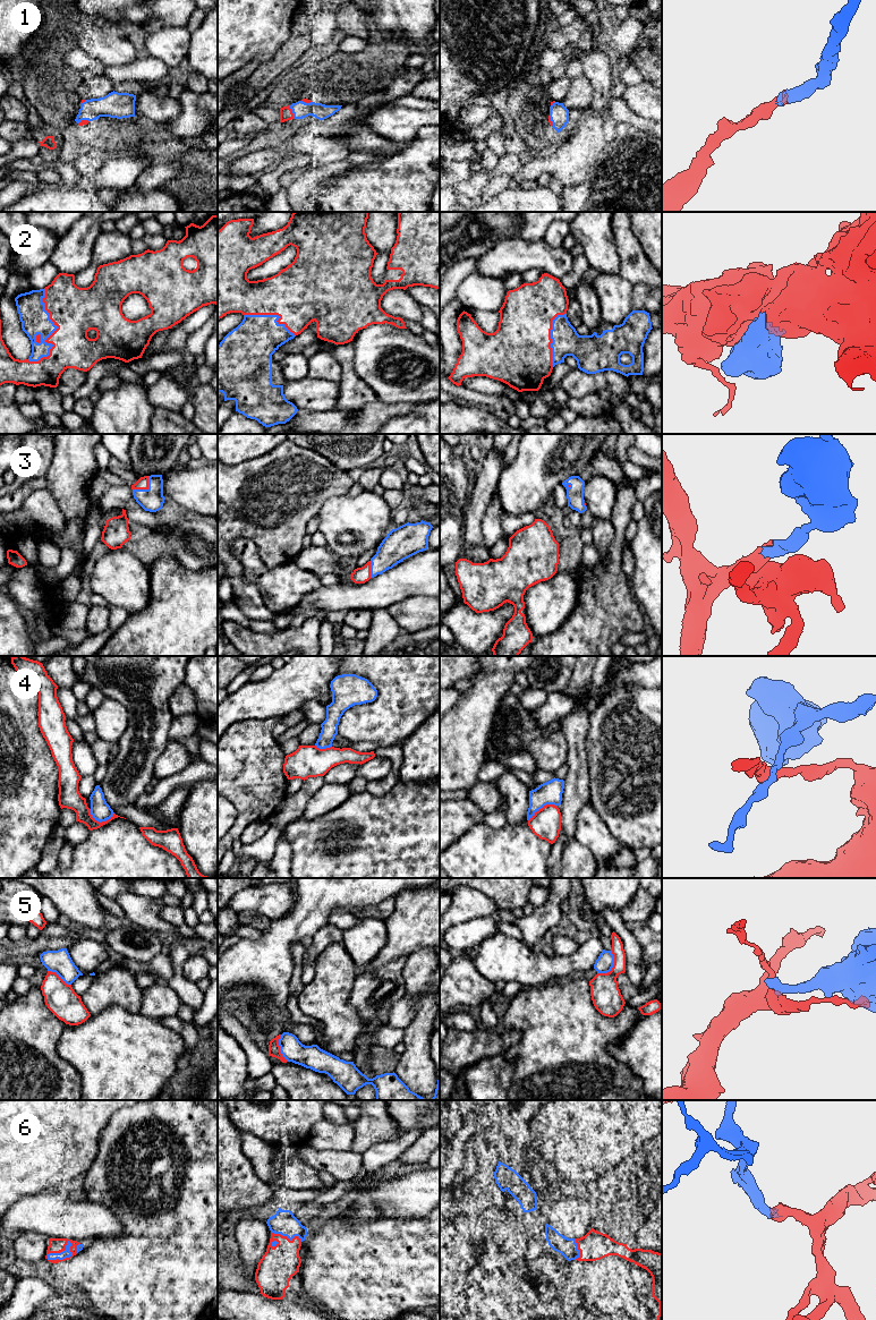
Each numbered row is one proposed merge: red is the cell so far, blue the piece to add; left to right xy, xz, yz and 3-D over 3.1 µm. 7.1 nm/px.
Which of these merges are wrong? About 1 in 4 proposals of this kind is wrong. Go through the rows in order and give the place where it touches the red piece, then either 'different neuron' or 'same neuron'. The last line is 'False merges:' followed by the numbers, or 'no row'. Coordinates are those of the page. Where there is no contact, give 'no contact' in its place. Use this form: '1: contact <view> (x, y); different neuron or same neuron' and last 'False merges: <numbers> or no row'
1: contact xz (291, 112); same neuron
2: contact xy (53, 332); same neuron
3: contact xy (145, 488); same neuron
4: contact xy (99, 822); different neuron
5: contact yz (613, 967); different neuron
6: contact xy (59, 1252); same neuron
False merges: 4, 5

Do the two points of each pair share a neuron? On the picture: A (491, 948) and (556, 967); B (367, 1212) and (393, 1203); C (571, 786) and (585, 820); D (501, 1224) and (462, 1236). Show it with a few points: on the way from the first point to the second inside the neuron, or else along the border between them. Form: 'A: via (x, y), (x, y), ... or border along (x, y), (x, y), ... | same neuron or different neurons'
A: via (507, 959), (528, 967), (541, 967) | same neuron
B: via (371, 1204), (373, 1201), (385, 1201) | same neuron
C: border along (588, 801), (578, 812), (577, 827), (573, 835) | different neurons
D: border along (491, 1206), (487, 1206), (479, 1215), (484, 1238) | different neurons

